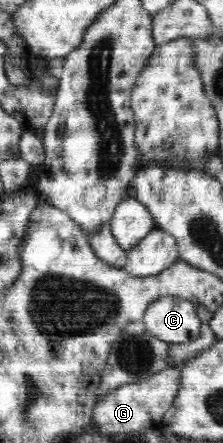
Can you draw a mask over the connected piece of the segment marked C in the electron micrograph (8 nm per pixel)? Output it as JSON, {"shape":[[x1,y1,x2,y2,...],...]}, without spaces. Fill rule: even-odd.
{"shape":[[174,296,160,297,143,313,146,329,162,341,183,345,198,339,202,322,194,302]]}

